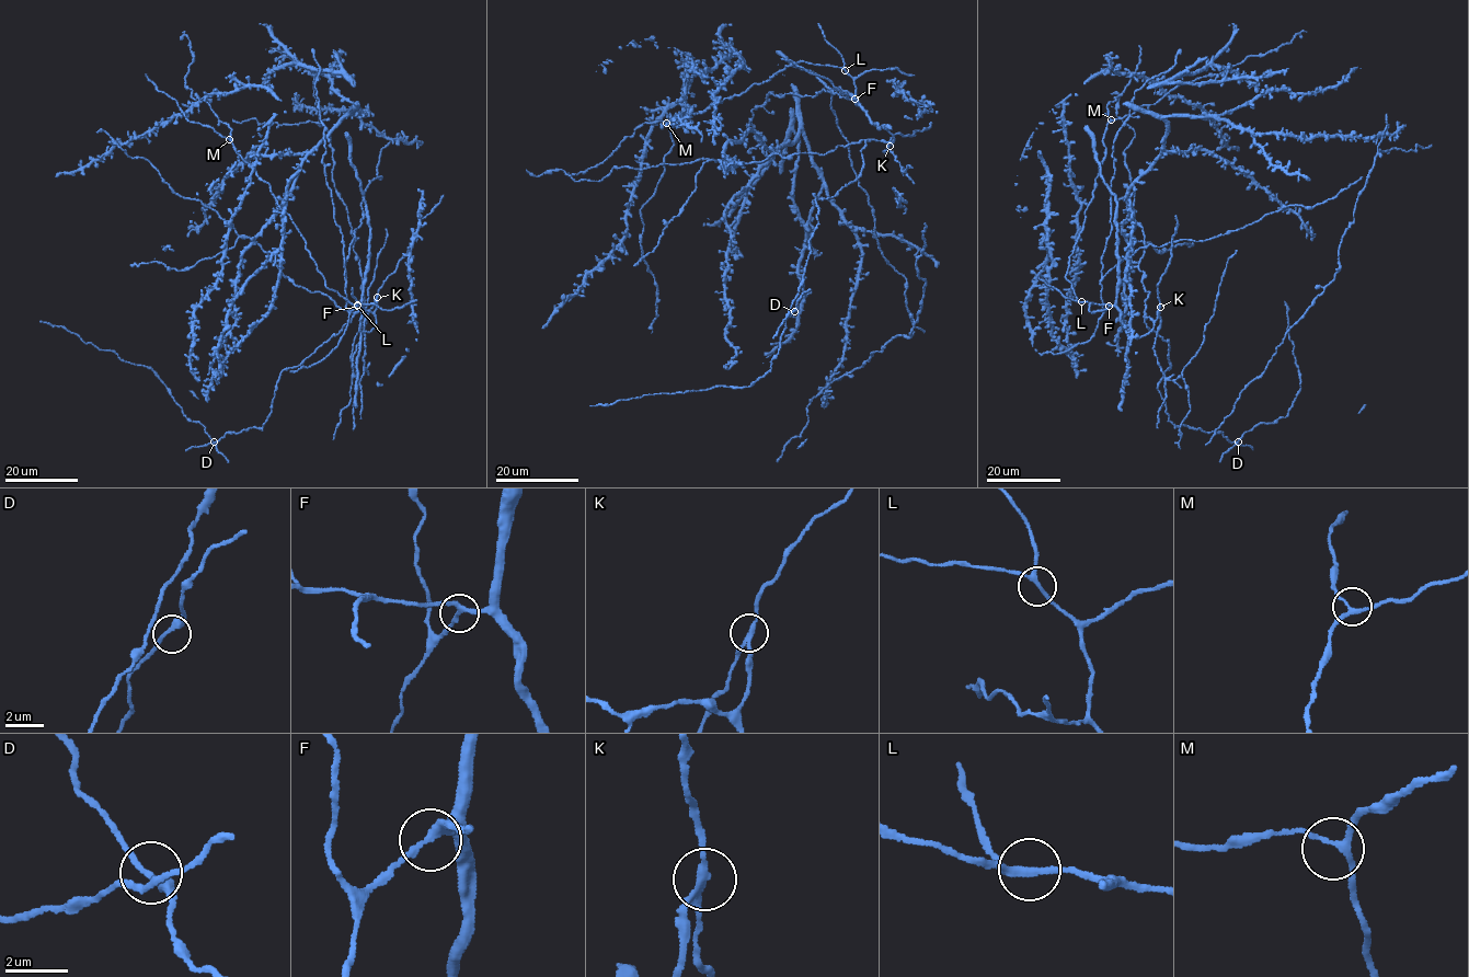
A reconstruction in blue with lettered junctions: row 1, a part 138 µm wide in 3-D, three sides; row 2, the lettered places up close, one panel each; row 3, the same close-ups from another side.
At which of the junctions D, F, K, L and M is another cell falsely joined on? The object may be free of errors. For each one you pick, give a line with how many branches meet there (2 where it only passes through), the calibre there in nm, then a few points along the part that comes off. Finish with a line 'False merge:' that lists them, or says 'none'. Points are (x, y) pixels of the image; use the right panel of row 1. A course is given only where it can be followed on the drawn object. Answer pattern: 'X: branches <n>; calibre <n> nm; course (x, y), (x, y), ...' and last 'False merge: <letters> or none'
K: branches 3; calibre 170 nm; course (1160, 307), (1160, 322), (1154, 348), (1165, 376), (1166, 392), (1158, 412), (1158, 428)
False merge: K

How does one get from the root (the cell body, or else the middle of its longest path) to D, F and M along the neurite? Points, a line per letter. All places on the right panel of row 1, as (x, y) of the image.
D: (1085, 301), (1113, 306), (1136, 337), (1151, 319), (1169, 343), (1158, 388), (1168, 420), (1238, 441)
F: (1085, 301), (1109, 306)
M: (1085, 301), (1078, 300), (1066, 274), (1093, 197), (1105, 156), (1103, 138), (1111, 119)

